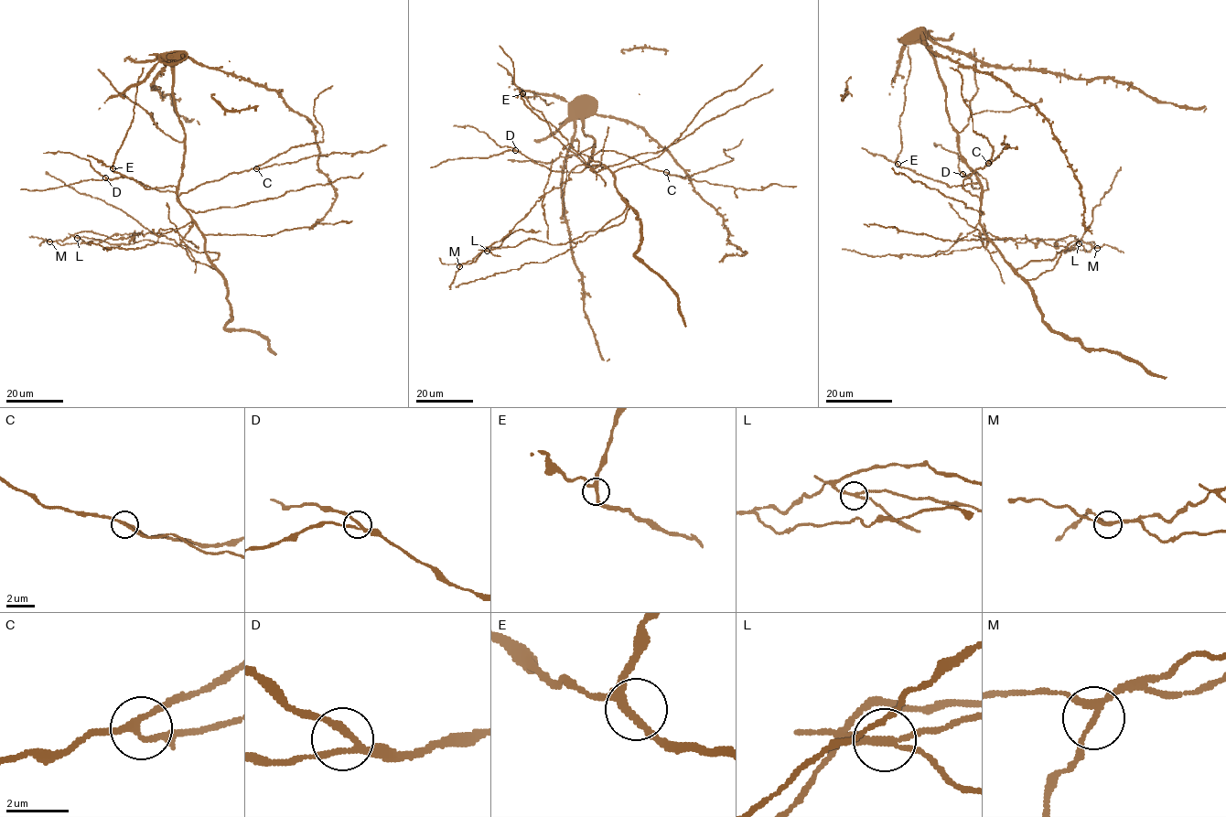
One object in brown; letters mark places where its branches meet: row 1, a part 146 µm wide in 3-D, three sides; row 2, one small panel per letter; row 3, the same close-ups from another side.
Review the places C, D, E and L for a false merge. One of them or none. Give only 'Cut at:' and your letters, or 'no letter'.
Cut at: L

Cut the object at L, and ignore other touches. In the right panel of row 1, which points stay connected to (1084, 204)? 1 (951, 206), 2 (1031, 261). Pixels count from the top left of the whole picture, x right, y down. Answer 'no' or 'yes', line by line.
1: no
2: yes

